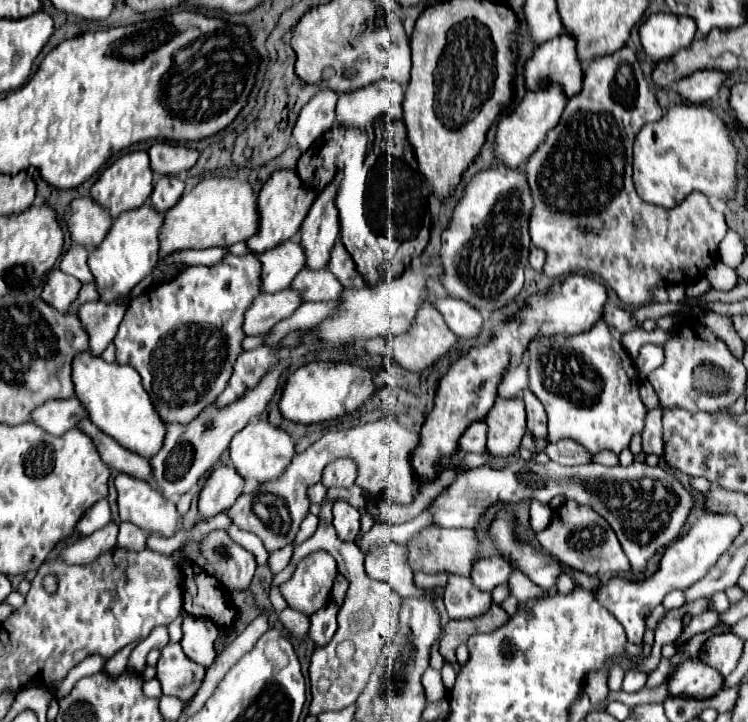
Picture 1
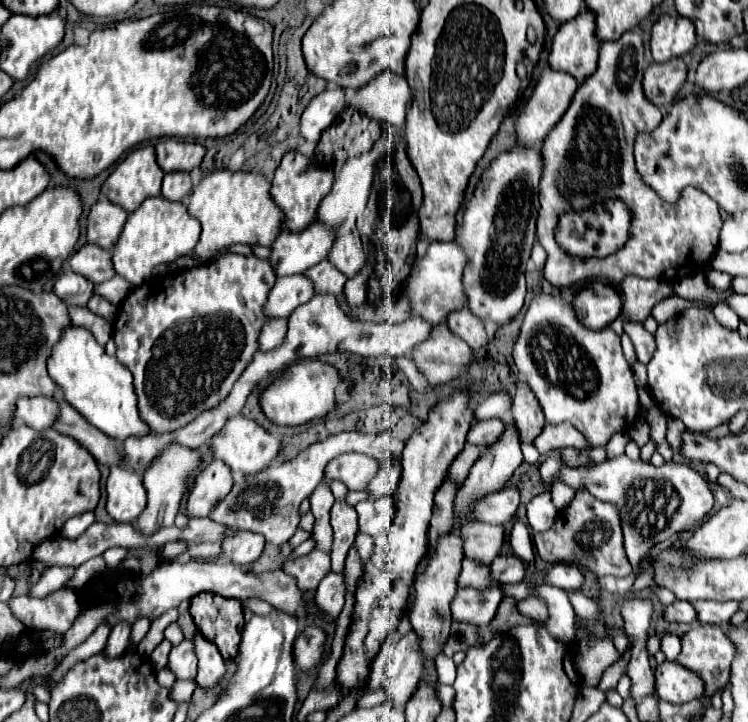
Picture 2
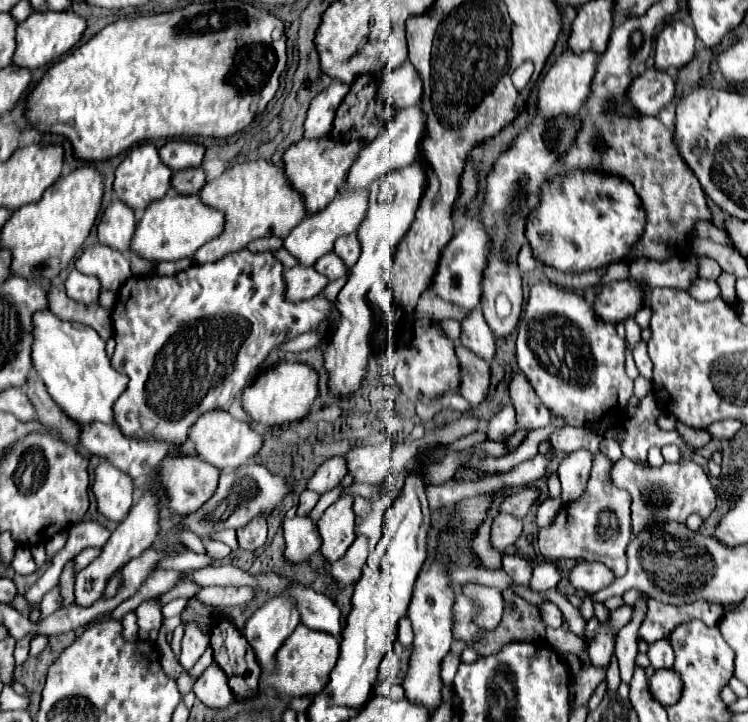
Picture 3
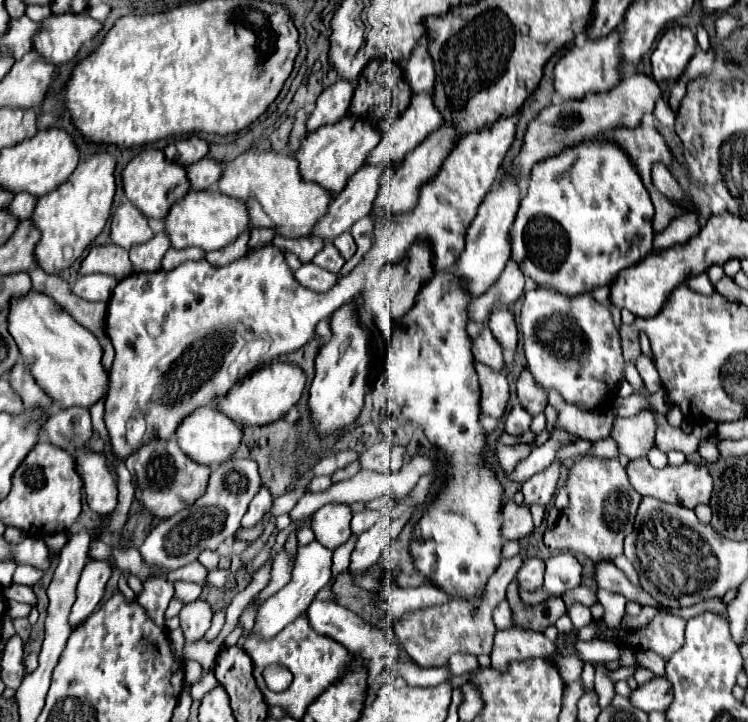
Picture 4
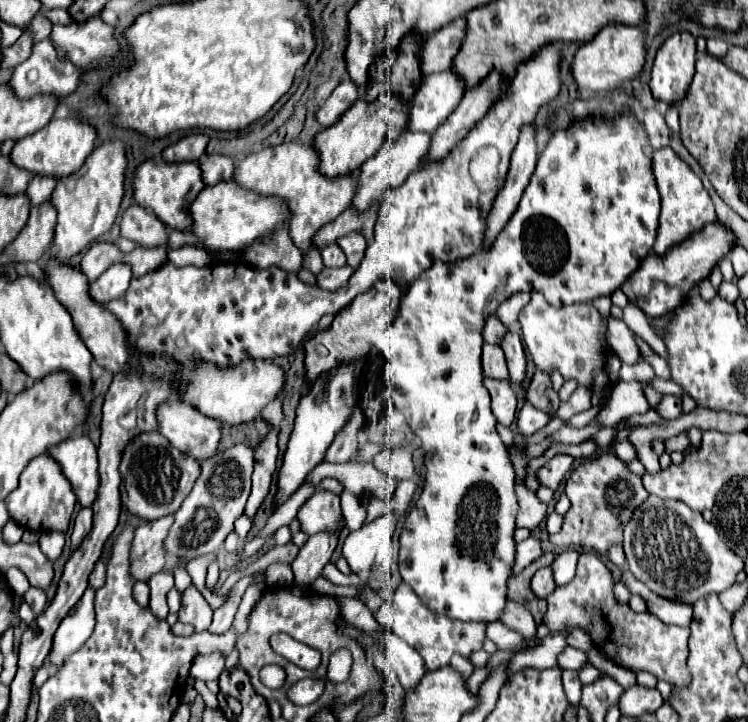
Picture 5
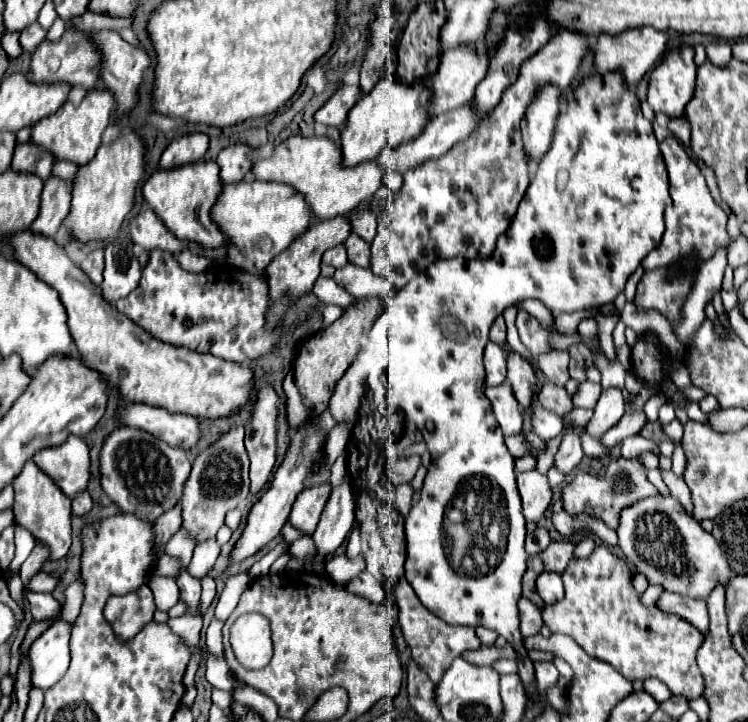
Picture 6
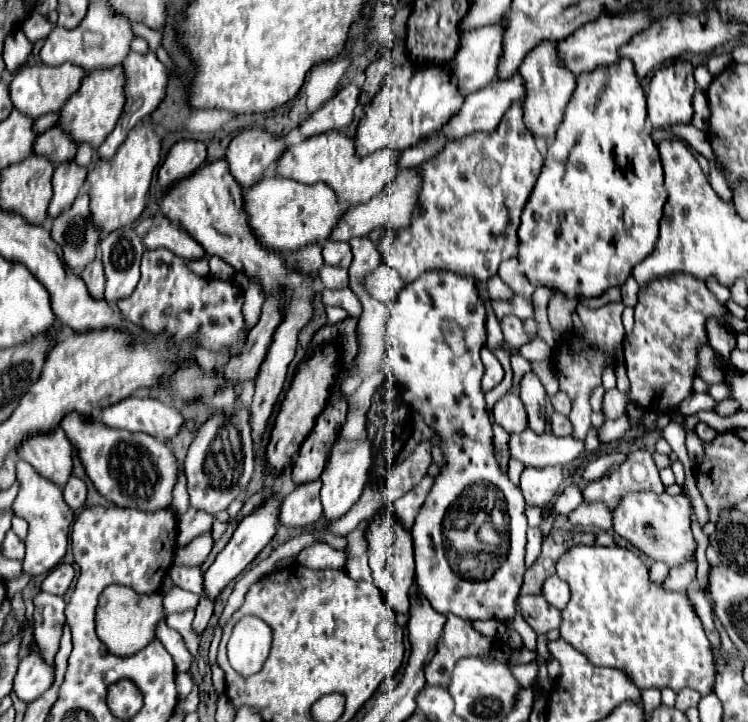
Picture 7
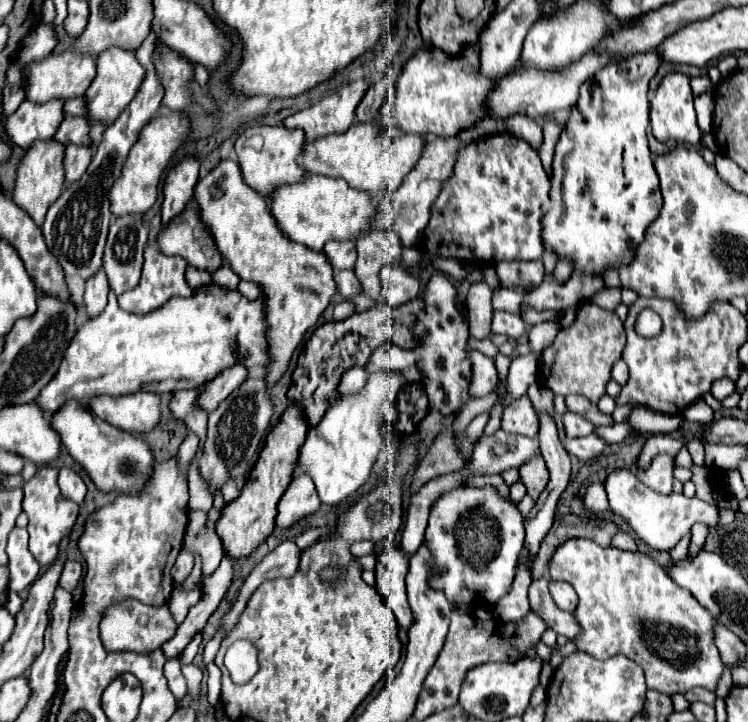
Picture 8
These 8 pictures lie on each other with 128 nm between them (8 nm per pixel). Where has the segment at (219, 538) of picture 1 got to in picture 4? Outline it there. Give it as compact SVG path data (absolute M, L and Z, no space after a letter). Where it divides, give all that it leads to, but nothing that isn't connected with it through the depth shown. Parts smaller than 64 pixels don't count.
M262 486L262 490L256 494L256 498L250 502L250 508L246 512L246 516L242 518L242 528L252 528L256 524L260 524L260 520L266 516L266 512L272 508L272 496L268 492L266 486Z

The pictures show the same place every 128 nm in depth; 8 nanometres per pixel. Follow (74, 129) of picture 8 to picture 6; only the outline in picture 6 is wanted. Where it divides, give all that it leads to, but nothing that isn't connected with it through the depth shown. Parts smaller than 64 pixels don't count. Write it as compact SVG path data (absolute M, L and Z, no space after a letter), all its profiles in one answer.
M30 142L16 146L12 162L10 162L10 170L14 172L32 172L36 176L40 176L40 180L48 180L50 170L54 166L54 158L50 152L44 152L42 148L34 148Z

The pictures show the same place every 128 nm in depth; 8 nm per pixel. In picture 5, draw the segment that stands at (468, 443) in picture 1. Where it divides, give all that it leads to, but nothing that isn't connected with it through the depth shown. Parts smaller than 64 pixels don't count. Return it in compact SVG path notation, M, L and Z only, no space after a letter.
M524 402L524 406L520 408L520 412L516 416L518 432L524 434L524 436L532 436L534 432L544 428L546 424L548 424L548 414L538 410L538 408L532 408L532 404Z

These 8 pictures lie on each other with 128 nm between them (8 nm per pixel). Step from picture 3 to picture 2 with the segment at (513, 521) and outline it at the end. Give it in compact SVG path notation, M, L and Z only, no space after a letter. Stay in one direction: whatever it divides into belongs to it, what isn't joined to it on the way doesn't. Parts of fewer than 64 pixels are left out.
M470 522L468 526L460 528L462 534L462 548L464 556L470 560L476 560L480 564L490 564L502 544L504 544L504 528L502 526L490 526L490 524L476 524Z

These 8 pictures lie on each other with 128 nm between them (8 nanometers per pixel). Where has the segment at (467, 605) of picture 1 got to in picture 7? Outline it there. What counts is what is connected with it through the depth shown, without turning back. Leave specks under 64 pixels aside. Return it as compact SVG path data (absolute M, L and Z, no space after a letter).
M520 596L518 606L522 618L536 634L546 634L548 630L560 626L560 610L552 608L544 596Z

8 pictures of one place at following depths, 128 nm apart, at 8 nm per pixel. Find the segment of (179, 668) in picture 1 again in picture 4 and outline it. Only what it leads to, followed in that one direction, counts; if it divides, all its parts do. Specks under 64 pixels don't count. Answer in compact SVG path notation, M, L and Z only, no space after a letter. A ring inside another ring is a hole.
M196 600L192 604L186 604L180 610L180 626L184 630L186 644L204 638L206 630L210 628L210 620L212 620L212 610L208 602ZM186 660L186 662L184 662L184 674L186 674L186 678L188 678L190 682L196 682L196 680L200 678L200 674L202 674L202 666L200 666L198 662Z

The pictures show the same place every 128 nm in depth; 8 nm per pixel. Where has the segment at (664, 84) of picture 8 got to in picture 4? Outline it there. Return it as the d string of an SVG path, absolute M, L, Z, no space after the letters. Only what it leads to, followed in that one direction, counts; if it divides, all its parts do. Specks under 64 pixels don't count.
M686 26L668 28L652 52L652 76L656 82L682 76L686 64L694 56L696 36Z

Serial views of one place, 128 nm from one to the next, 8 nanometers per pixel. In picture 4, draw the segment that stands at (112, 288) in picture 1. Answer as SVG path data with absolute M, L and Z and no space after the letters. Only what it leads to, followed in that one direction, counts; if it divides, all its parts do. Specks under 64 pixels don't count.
M190 190L182 200L170 206L168 216L164 218L164 234L170 240L170 248L182 250L190 246L198 246L202 250L220 250L226 244L234 242L240 232L248 228L248 210L244 202L228 198L218 190Z

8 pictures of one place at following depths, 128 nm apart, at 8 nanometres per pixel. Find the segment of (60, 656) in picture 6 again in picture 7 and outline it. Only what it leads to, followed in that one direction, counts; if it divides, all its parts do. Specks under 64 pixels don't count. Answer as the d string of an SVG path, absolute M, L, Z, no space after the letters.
M34 642L32 652L28 652L28 656L24 656L24 660L20 660L20 666L18 666L18 674L14 678L16 696L24 702L36 700L54 684L54 672L56 672L56 666L48 664L40 656L40 648Z

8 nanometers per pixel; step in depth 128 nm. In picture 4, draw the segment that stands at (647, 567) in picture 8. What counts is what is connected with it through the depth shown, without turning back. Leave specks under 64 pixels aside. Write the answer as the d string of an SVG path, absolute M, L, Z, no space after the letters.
M658 614L648 626L634 632L628 646L636 646L636 650L654 650L668 660L684 644L684 626L686 620L680 616Z

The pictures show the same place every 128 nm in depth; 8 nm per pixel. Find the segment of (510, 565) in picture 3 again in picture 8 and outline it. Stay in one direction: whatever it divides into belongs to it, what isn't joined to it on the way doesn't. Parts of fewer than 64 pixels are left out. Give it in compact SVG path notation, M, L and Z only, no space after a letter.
M550 580L548 582L548 590L552 594L552 600L556 602L556 606L560 606L566 612L574 612L578 600L576 600L576 592L568 582L556 582Z

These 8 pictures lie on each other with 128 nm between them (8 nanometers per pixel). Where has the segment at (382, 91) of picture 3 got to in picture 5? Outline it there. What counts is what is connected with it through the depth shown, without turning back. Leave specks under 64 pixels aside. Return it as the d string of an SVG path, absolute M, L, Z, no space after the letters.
M460 18L424 38L424 52L420 52L424 76L444 72L452 66L452 56L458 54L458 48L464 38L464 28L466 18Z

